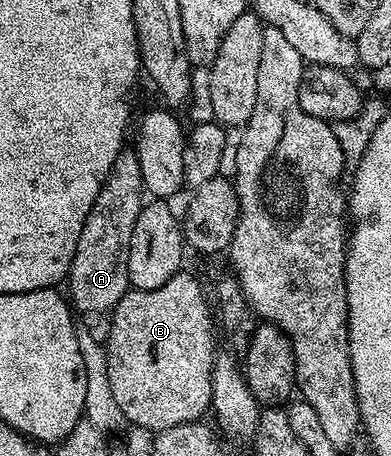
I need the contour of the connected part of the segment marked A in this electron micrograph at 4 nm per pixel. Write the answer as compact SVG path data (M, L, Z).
M121 151L114 162L82 226L82 234L78 234L78 246L74 250L72 265L66 277L67 295L71 307L77 313L85 312L88 316L96 316L99 312L111 313L130 290L130 238L134 235L134 222L138 222L138 214L146 203L146 176L142 171L141 157L139 160L134 153L128 151Z

